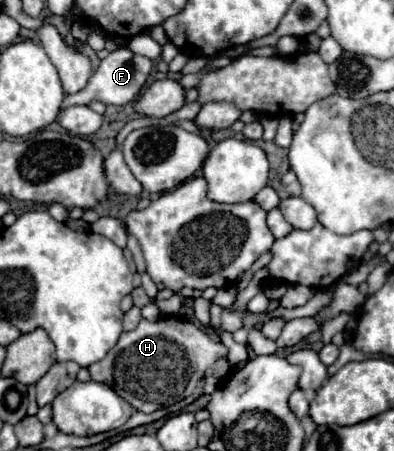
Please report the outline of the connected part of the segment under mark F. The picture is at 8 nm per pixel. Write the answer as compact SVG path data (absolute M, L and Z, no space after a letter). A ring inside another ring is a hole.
M120 47L120 49L112 51L106 59L100 61L100 67L94 71L88 85L80 93L66 95L62 107L88 105L92 99L98 99L106 105L126 105L138 97L138 93L140 93L142 85L146 83L146 77L150 71L152 71L152 61L148 57L140 57L140 55L132 53L128 47Z

